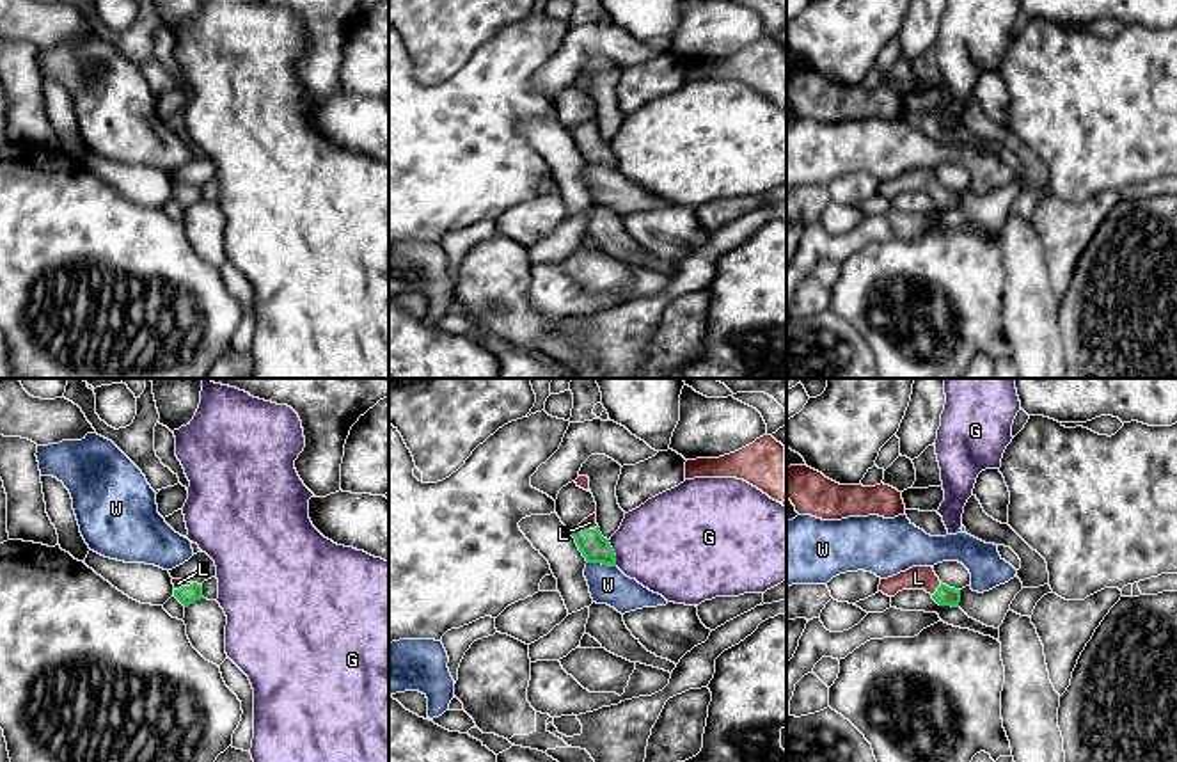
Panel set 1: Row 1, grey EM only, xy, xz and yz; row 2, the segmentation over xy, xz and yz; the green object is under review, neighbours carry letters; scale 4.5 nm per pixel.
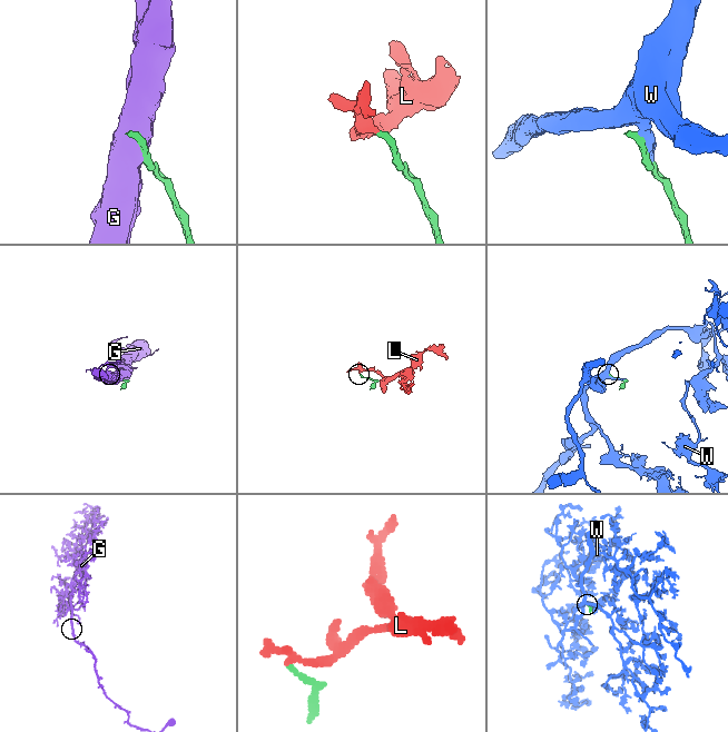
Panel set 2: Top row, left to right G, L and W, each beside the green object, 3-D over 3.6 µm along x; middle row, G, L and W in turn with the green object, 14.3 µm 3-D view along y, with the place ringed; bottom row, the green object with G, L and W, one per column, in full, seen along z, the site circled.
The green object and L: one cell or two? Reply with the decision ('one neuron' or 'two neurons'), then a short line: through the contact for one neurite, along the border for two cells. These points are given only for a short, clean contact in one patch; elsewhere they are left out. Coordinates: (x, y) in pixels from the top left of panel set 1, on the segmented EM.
one neuron; line yz (945, 595), (938, 590), (927, 579), (918, 578)

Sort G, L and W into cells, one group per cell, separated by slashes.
G / L / W

